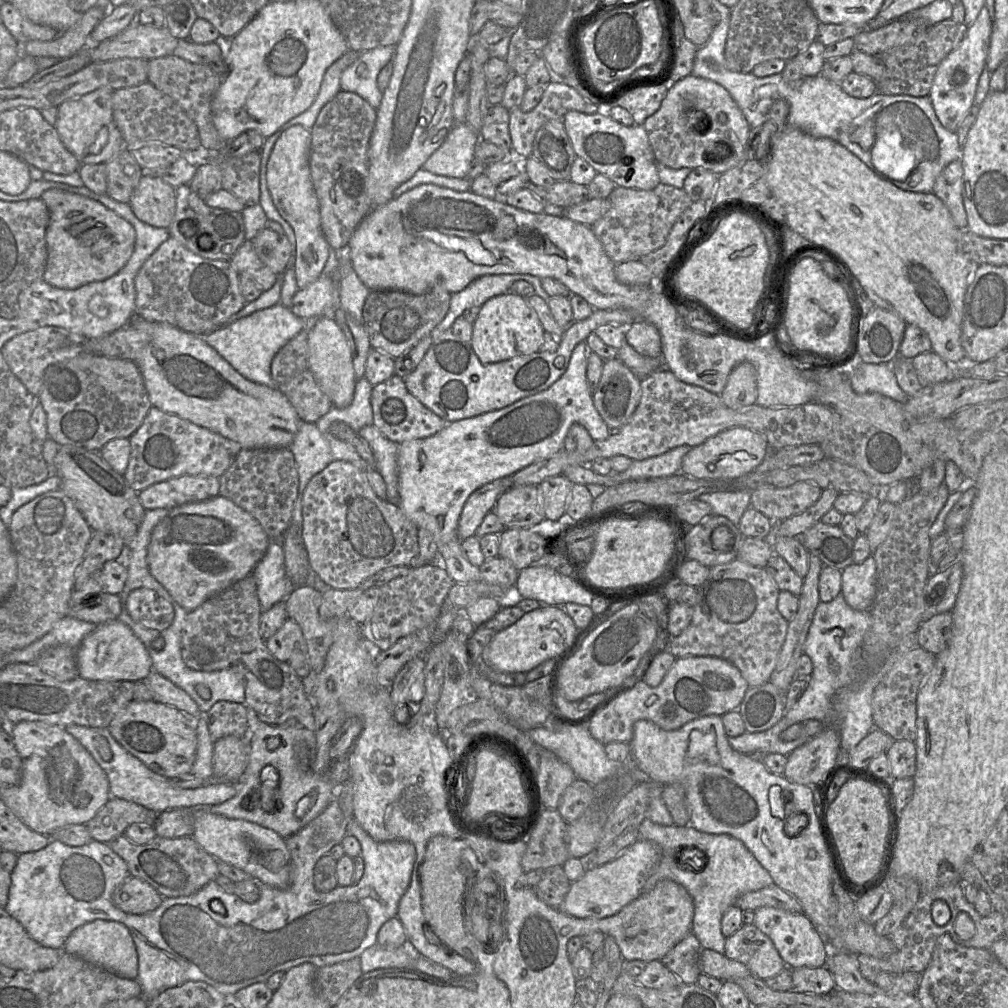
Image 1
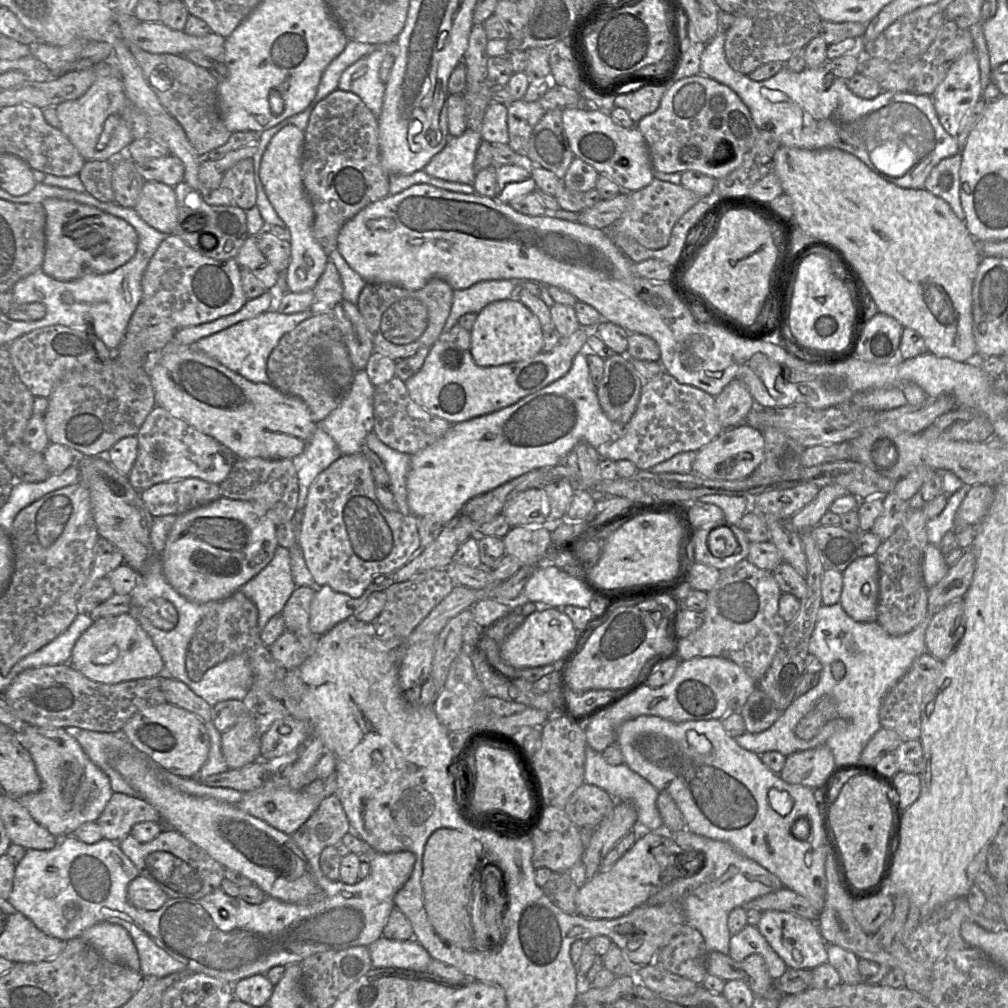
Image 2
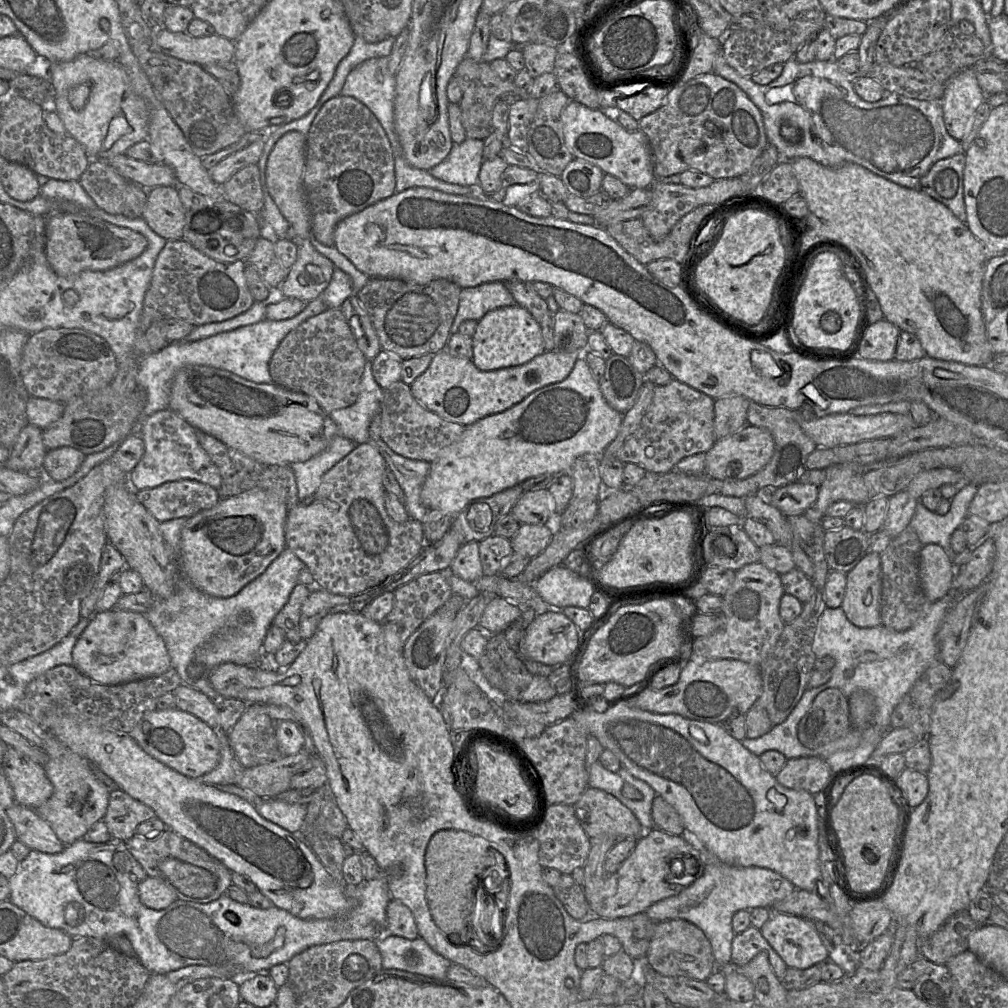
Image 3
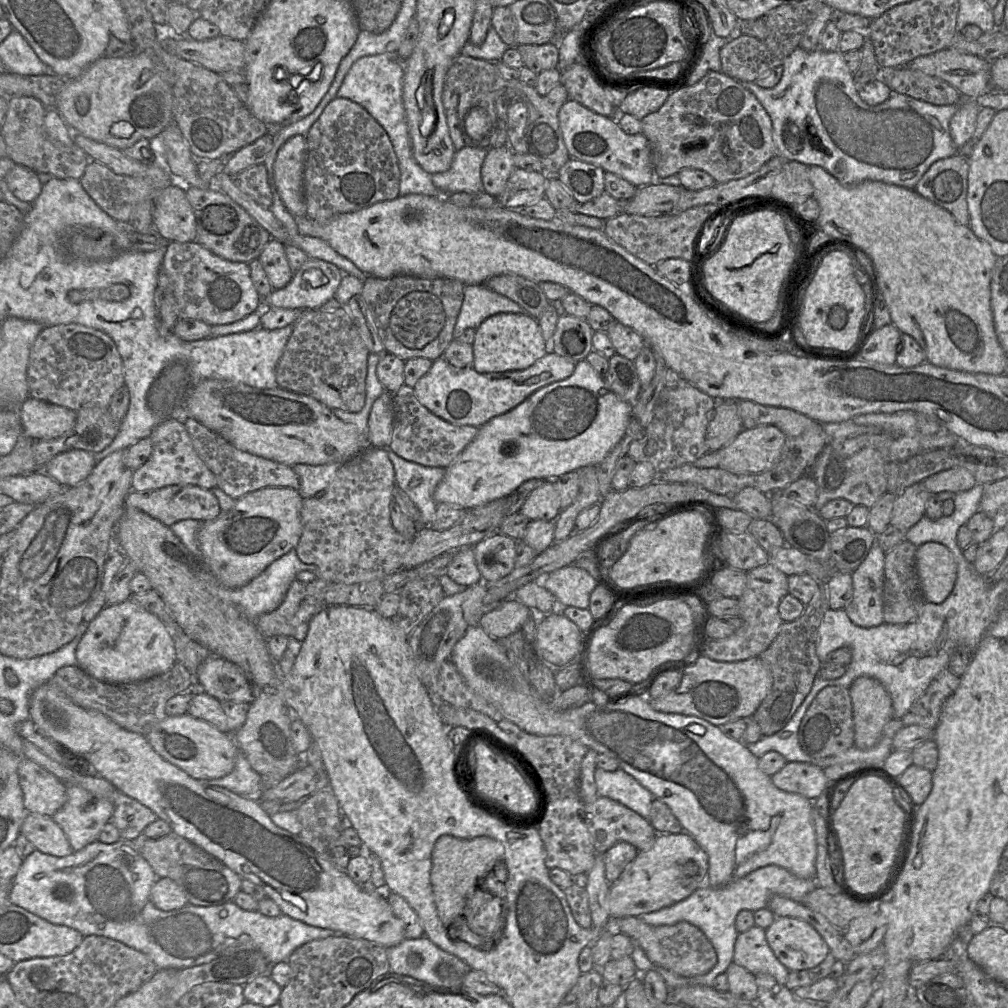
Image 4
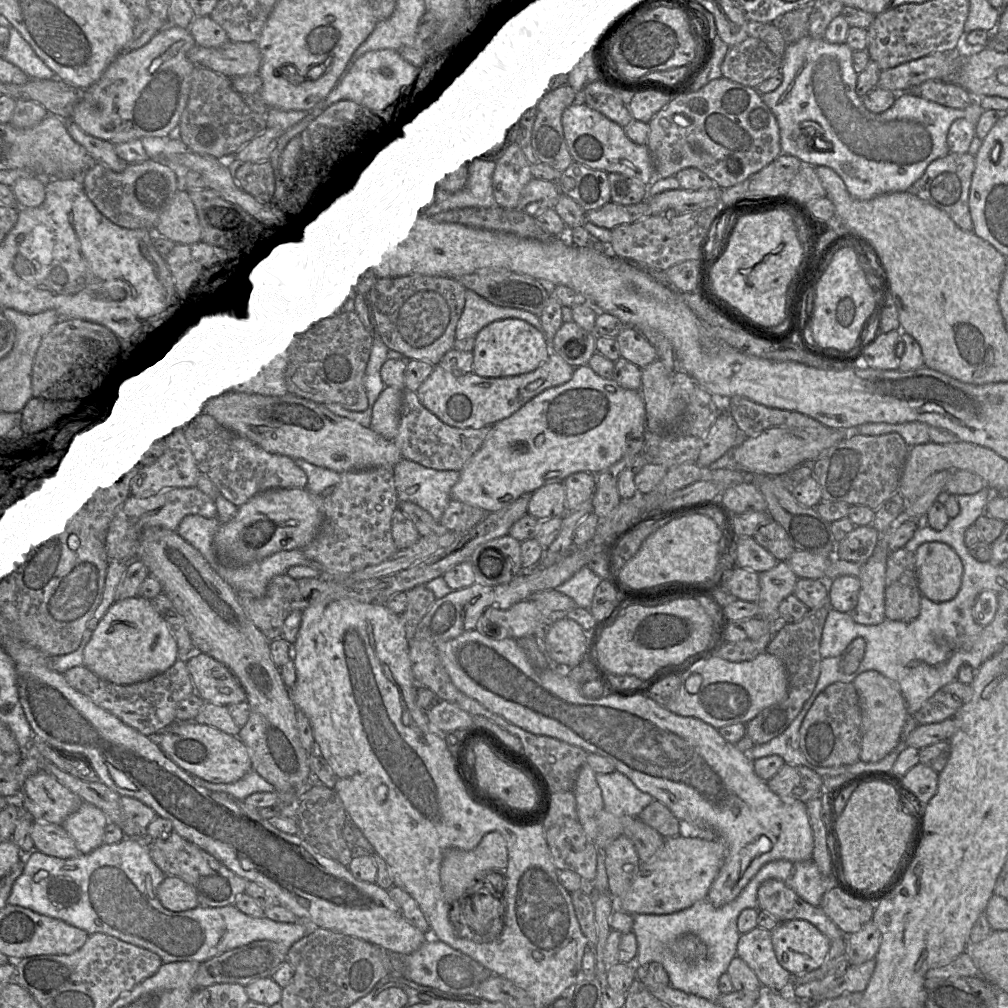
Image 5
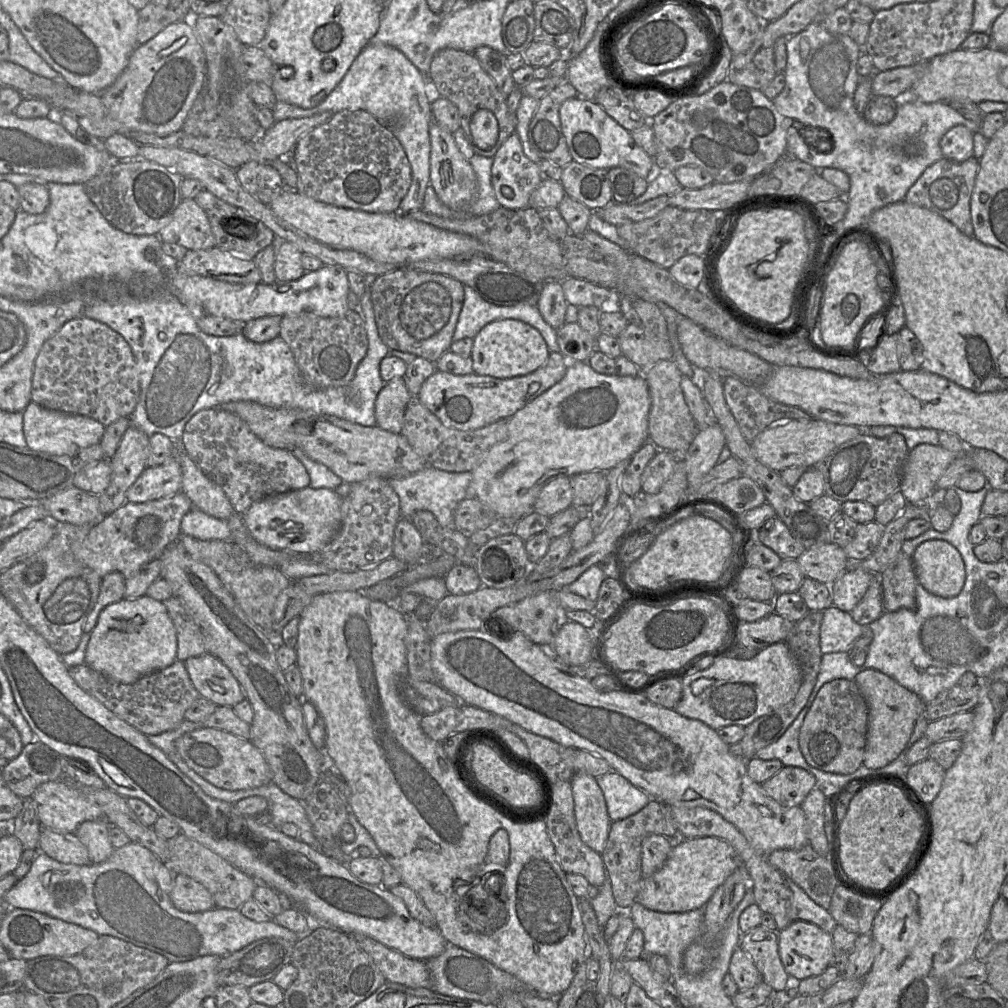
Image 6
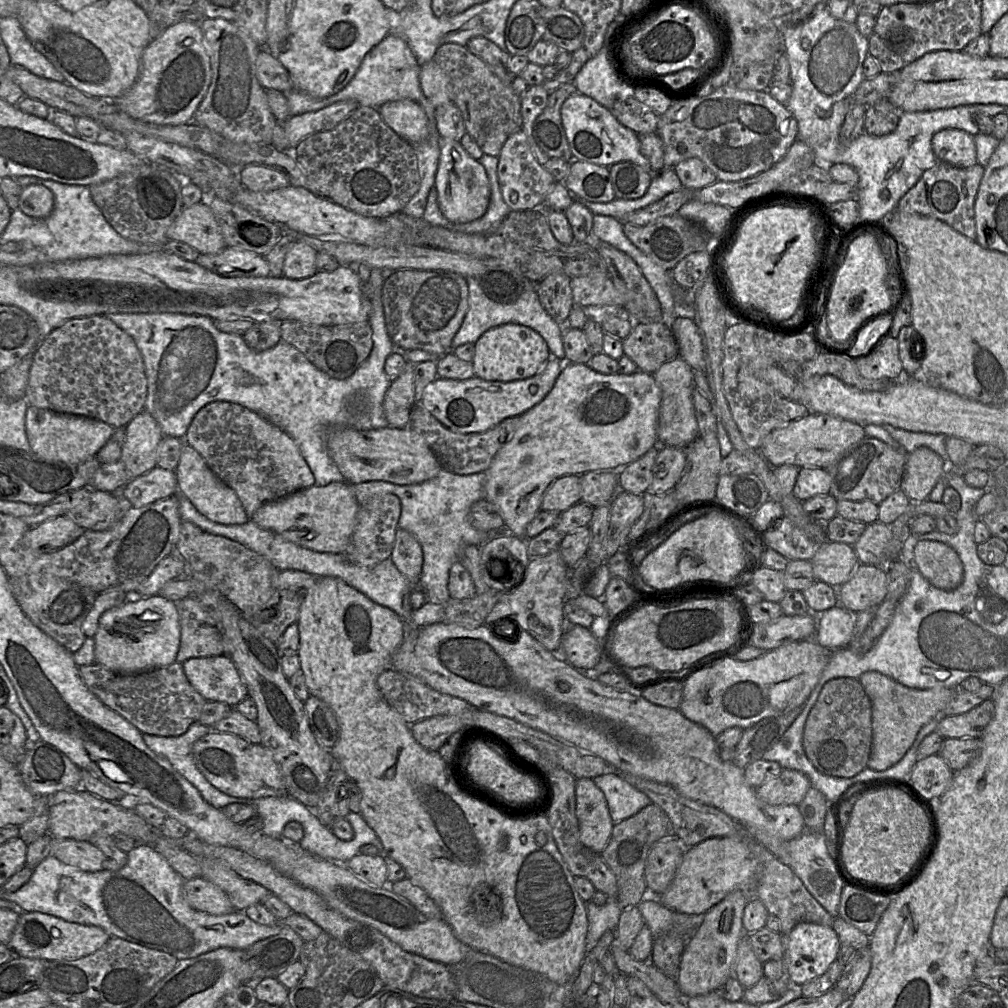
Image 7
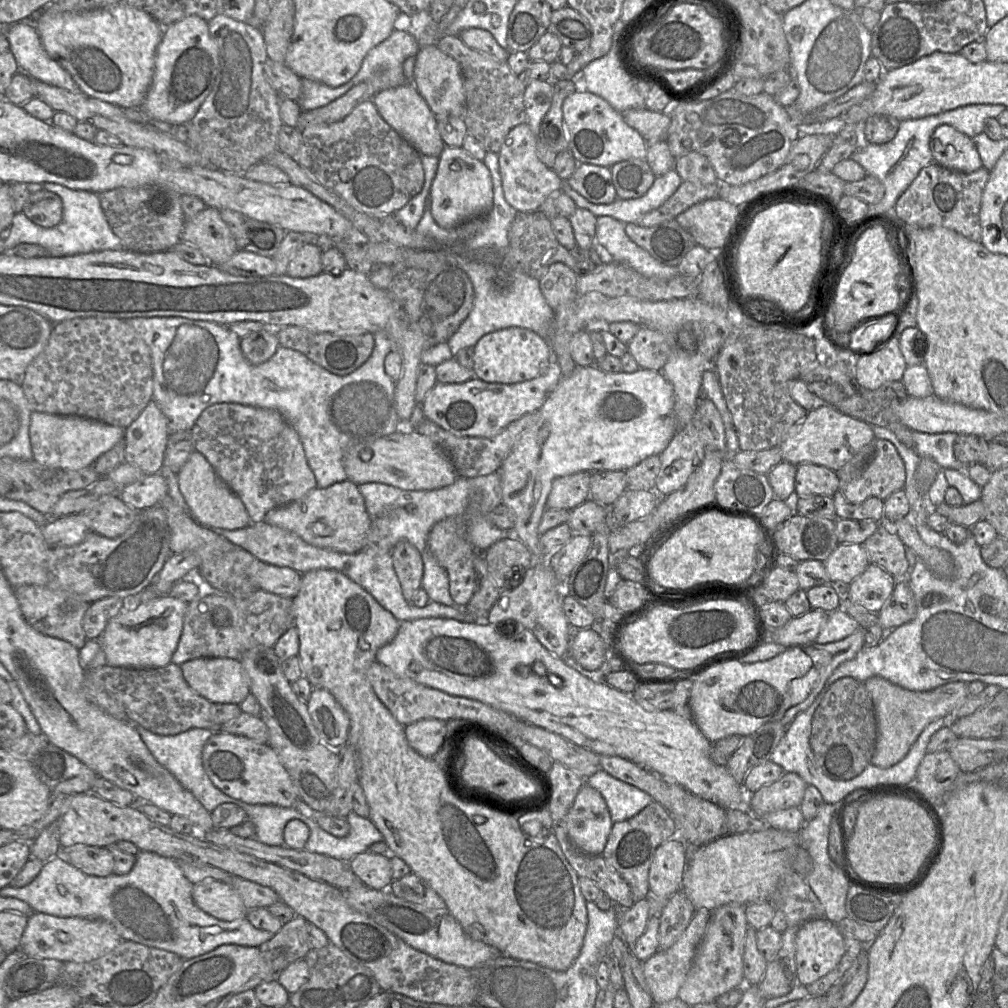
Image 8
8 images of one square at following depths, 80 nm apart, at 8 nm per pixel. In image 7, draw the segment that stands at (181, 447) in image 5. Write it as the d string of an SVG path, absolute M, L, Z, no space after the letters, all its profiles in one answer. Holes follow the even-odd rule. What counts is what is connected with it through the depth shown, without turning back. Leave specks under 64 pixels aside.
M156 466L130 480L123 487L121 498L125 505L139 508L174 496L177 490L176 472Z

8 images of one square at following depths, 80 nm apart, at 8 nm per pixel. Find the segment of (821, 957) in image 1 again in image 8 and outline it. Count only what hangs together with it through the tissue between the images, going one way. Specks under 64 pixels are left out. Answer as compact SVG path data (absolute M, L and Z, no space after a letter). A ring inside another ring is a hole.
M826 918L803 923L796 936L797 983L814 983L833 970L844 954L844 937L835 923Z

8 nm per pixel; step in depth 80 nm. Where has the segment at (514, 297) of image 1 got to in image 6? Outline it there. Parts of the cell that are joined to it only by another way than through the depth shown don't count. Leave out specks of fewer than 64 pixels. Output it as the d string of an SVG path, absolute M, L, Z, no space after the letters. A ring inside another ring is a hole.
M502 319L488 323L473 338L472 368L476 374L496 378L523 376L541 367L549 354L546 341L535 327L517 319Z

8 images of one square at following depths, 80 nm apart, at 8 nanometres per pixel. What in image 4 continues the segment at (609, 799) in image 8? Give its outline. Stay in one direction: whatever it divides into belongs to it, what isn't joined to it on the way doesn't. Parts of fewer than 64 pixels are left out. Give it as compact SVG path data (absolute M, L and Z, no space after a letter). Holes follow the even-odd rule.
M596 768L594 780L599 797L612 799L641 817L648 819L653 794L622 769L606 771Z

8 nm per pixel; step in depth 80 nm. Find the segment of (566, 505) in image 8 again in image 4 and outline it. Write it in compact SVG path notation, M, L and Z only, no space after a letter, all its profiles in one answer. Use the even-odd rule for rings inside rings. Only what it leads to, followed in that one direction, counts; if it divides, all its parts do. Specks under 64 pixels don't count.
M544 481L534 489L520 509L530 521L555 521L560 512L560 498L553 481Z

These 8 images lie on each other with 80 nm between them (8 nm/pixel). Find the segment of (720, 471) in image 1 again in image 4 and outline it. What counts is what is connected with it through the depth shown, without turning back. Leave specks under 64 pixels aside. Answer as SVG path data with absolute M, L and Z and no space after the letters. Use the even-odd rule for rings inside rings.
M774 425L743 429L734 440L720 449L719 467L735 474L757 474L770 470L779 460L785 443L784 433Z

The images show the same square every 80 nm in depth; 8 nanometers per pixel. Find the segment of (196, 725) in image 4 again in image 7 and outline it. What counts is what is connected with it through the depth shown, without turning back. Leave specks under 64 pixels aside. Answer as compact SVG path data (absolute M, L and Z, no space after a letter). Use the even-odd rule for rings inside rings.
M213 731L192 748L195 764L207 781L221 792L240 798L258 799L287 794L283 776L272 752L237 735Z

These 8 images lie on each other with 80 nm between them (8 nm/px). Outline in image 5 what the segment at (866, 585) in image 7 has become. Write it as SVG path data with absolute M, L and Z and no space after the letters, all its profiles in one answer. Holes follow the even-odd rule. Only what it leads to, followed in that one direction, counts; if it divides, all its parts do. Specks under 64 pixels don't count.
M844 575L827 583L828 602L831 608L839 612L849 612L856 606L861 589L859 577Z

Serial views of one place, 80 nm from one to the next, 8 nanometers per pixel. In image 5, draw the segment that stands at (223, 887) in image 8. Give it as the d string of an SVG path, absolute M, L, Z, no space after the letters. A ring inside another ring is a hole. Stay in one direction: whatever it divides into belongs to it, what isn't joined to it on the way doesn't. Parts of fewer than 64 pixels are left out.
M166 876L157 889L157 896L168 910L181 912L199 906L195 890L176 876Z

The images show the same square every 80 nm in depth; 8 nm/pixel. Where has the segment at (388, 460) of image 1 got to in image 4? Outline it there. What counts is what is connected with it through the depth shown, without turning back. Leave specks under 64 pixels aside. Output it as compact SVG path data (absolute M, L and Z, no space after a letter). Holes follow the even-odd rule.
M390 448L387 454L395 472L395 482L420 511L420 527L428 527L434 520L438 503L434 491L445 475L445 468L424 466L396 455Z

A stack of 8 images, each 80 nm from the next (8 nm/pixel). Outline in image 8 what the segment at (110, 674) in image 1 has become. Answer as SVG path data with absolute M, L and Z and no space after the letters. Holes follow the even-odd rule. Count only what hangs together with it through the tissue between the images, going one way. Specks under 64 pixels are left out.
M160 595L146 600L129 600L129 605L107 624L98 639L106 657L106 666L155 669L169 665L182 633L187 603Z

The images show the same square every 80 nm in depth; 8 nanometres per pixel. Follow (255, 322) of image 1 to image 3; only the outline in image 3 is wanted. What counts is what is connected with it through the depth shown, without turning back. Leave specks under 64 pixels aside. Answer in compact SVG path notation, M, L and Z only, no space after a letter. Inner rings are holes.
M320 294L316 299L307 302L297 315L283 320L263 318L257 323L222 332L198 341L179 341L168 343L158 352L144 357L138 367L137 385L147 394L147 403L142 420L155 412L168 409L170 387L176 373L188 366L203 365L229 371L241 378L258 384L271 384L268 364L281 340L306 319L325 311L327 304Z

